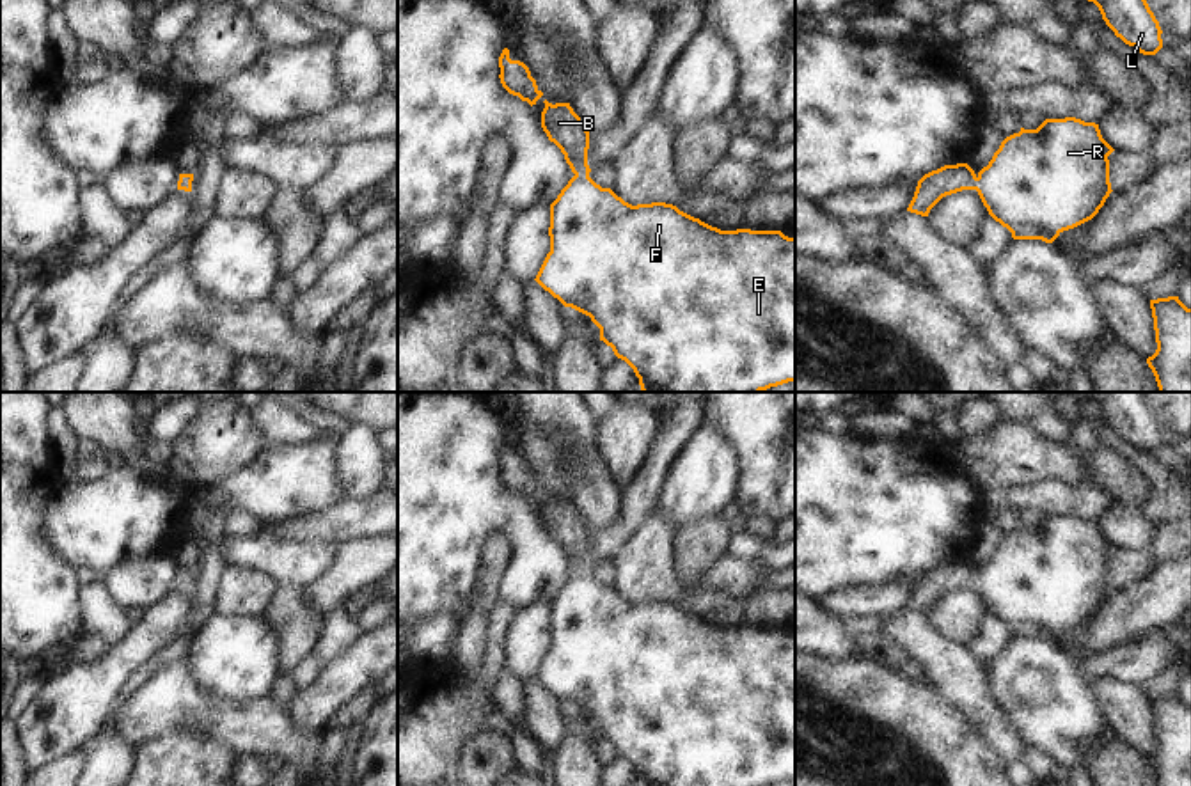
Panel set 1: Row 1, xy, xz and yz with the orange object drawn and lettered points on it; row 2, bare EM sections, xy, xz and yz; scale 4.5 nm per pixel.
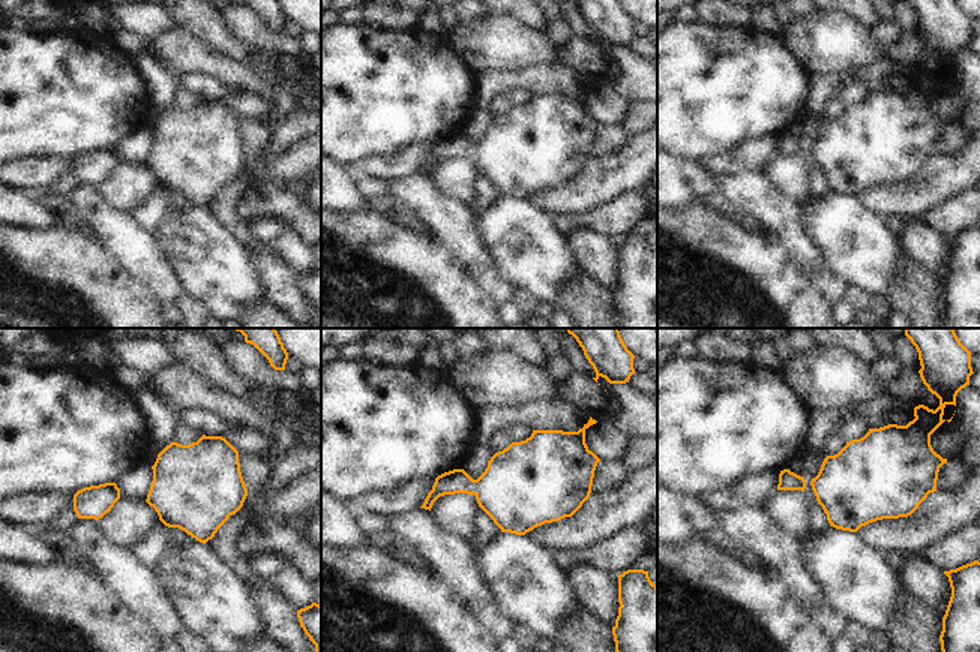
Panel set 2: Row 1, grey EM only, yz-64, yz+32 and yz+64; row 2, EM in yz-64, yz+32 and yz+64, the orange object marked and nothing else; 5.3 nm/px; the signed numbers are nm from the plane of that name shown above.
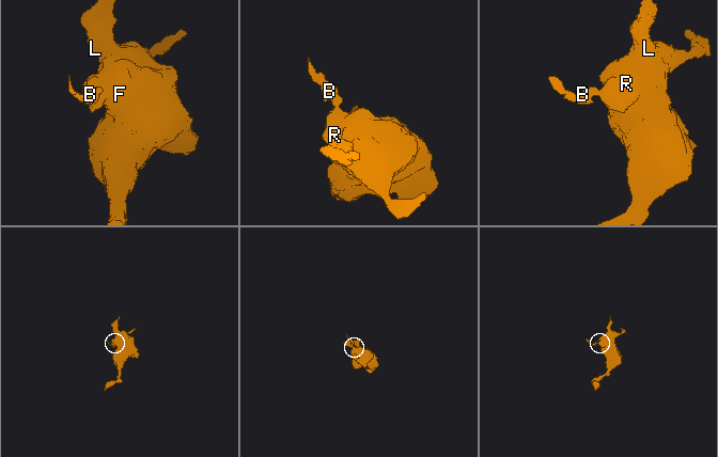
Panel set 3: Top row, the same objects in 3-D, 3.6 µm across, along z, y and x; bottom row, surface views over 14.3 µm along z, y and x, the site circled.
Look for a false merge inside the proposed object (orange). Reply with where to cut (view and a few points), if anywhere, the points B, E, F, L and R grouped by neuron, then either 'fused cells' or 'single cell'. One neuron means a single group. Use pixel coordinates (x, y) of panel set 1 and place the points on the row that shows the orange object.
cut none; groups B E F L R; single cell

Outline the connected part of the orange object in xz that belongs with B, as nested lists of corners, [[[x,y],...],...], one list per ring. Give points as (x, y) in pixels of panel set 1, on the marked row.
[[[547,99],[543,103],[541,128],[548,140],[561,149],[575,176],[550,204],[550,252],[534,280],[564,307],[572,307],[591,318],[600,328],[600,341],[611,346],[614,355],[634,369],[643,392],[761,392],[795,381],[795,238],[788,238],[781,231],[721,231],[666,202],[637,206],[625,202],[611,188],[602,188],[589,177],[589,131],[570,103],[552,105]]]

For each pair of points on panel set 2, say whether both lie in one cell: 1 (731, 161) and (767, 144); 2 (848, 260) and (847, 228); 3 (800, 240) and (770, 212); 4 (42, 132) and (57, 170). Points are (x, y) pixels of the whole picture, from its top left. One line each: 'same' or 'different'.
1: same
2: same
3: same
4: different

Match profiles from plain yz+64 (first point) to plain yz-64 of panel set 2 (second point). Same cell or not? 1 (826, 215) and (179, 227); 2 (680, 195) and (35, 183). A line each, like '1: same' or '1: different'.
1: same
2: different

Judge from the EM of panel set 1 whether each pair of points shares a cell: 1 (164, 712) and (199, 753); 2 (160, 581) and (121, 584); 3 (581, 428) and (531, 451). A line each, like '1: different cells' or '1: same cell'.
1: different cells
2: same cell
3: same cell

